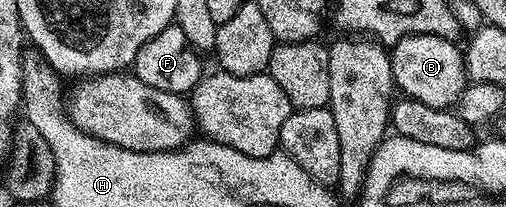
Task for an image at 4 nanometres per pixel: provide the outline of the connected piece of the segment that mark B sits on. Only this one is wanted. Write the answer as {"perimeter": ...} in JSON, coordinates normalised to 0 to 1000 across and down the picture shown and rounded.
{"perimeter":[[[802,169],[792,179],[771,232],[771,290],[779,415],[806,478],[832,488],[844,517],[866,517],[870,527],[891,527],[901,512],[911,449],[925,411],[923,309],[913,242],[899,232],[901,213],[887,188],[874,188],[862,169]]]}

